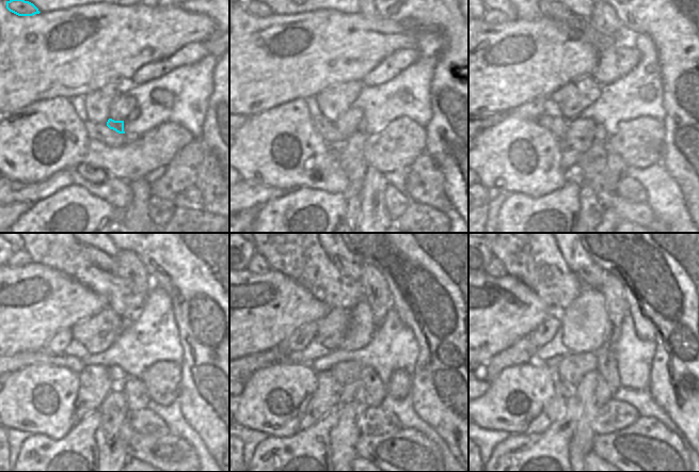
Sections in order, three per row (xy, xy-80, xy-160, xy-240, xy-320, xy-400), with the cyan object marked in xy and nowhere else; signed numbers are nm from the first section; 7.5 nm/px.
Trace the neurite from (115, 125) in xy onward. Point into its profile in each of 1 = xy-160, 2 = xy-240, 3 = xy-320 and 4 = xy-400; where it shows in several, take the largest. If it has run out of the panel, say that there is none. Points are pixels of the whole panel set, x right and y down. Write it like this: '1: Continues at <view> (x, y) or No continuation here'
1: Continues at xy-160 (591, 167)
2: Continues at xy-240 (169, 450)
3: Continues at xy-320 (407, 450)
4: Continues at xy-400 (647, 450).

